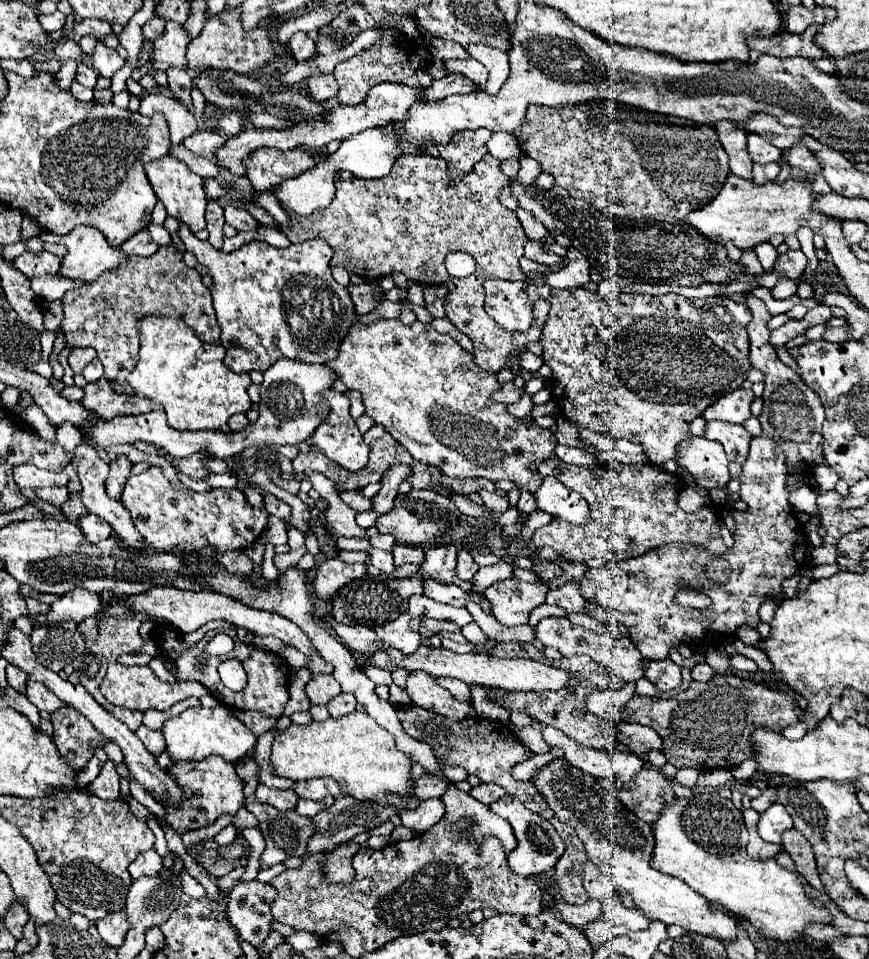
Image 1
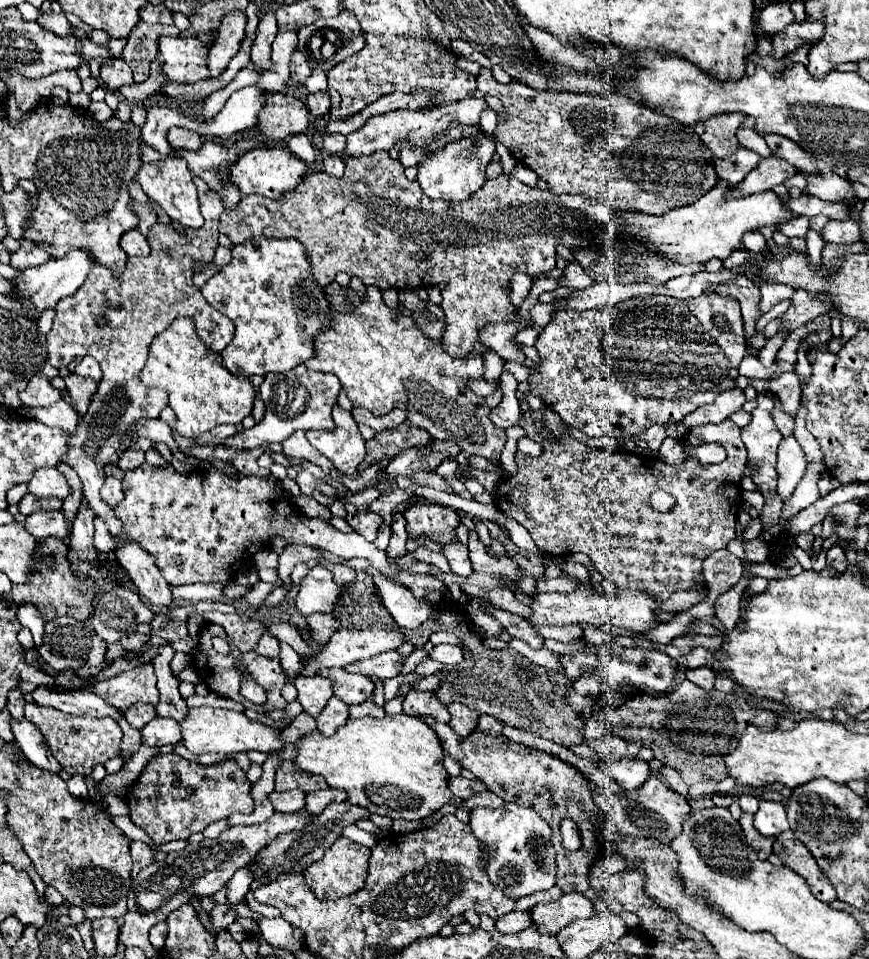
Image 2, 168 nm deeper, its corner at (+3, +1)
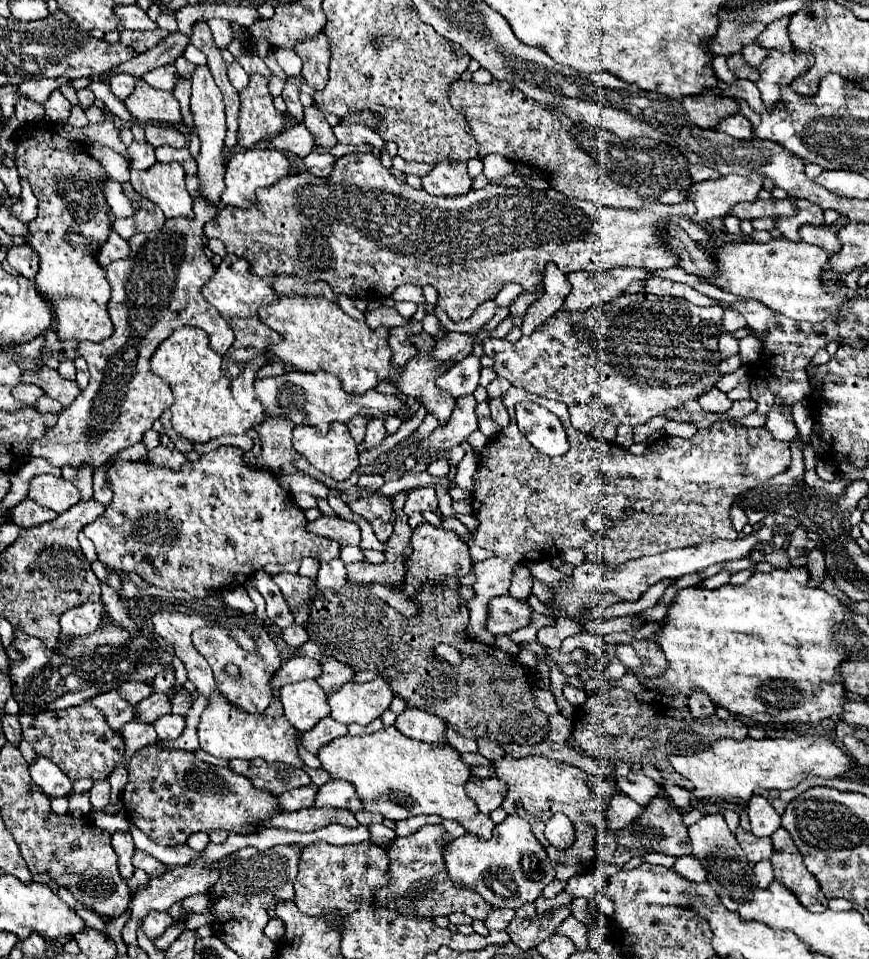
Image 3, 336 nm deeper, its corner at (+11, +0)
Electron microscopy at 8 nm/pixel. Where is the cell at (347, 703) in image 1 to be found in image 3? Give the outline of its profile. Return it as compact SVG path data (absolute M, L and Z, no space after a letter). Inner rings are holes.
M326 717L326 719L318 721L318 725L316 725L314 729L310 729L308 733L302 735L302 745L304 745L304 749L310 751L312 755L318 755L320 747L324 747L324 745L328 745L332 739L344 737L344 735L348 735L346 725L336 723L336 721L332 721L330 717Z

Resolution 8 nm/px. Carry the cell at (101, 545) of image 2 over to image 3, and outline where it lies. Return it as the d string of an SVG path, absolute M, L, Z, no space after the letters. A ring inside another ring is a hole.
M218 447L216 451L210 451L210 453L202 455L196 463L186 461L180 471L172 471L168 467L158 467L158 465L154 465L150 461L136 461L136 463L116 461L116 463L112 463L108 467L108 485L110 485L110 489L114 493L114 499L112 499L110 507L104 511L104 515L100 515L96 521L92 521L90 525L84 527L86 537L92 539L92 543L96 547L98 559L112 571L136 573L148 585L162 587L162 589L168 589L168 591L182 589L182 591L188 591L192 597L206 597L208 589L222 589L222 587L236 585L236 583L244 585L252 573L260 571L264 565L270 565L270 563L284 565L284 563L290 563L290 561L300 561L304 557L314 557L318 563L326 563L326 561L336 559L340 555L340 545L336 541L332 541L332 539L322 539L318 535L308 533L306 531L304 511L294 505L294 501L290 499L288 493L284 493L284 489L280 487L276 475L266 471L266 469L250 469L242 461L242 455L244 455L244 451L240 451L238 447Z

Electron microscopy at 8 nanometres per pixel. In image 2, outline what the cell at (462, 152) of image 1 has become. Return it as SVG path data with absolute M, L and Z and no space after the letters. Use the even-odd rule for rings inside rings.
M476 134L472 138L460 138L444 146L444 150L433 152L428 162L420 164L420 170L418 170L420 188L430 198L440 198L446 202L462 202L484 184L486 180L484 170L488 162L492 160L494 152L496 152L494 140L488 138L486 134Z

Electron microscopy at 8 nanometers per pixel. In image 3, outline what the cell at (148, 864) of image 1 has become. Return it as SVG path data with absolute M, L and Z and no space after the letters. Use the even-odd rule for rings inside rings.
M120 831L120 833L114 833L112 835L112 847L118 855L118 871L124 879L128 879L132 873L134 873L134 867L132 867L132 855L134 855L134 841L132 841L132 835L128 831Z

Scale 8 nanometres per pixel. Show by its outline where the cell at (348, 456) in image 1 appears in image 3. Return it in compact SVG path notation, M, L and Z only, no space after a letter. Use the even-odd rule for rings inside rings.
M332 423L328 433L322 435L316 427L310 427L310 425L298 425L294 427L292 431L292 447L302 455L306 457L318 471L322 471L324 475L336 479L336 481L346 481L354 471L356 467L360 465L358 463L358 451L356 451L356 443L354 439L350 437L350 431L344 423Z

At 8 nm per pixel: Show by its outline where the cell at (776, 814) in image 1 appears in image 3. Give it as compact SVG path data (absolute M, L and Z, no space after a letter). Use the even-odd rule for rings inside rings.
M752 795L746 811L750 817L752 835L756 837L770 837L780 827L780 815L774 811L770 801L762 795Z

